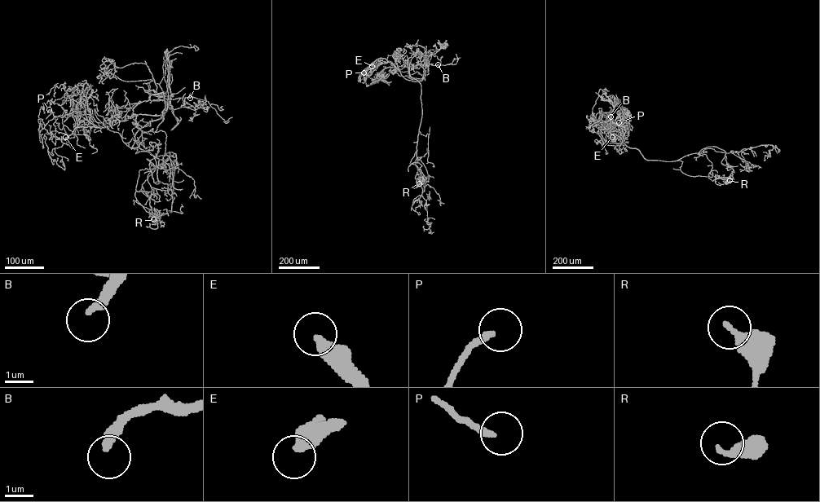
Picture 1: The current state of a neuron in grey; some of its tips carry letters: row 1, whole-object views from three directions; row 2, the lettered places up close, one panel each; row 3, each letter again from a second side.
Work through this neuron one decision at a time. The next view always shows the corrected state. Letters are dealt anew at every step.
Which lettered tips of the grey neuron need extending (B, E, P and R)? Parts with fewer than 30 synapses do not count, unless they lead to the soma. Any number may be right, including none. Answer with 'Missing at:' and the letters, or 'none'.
Missing at: B

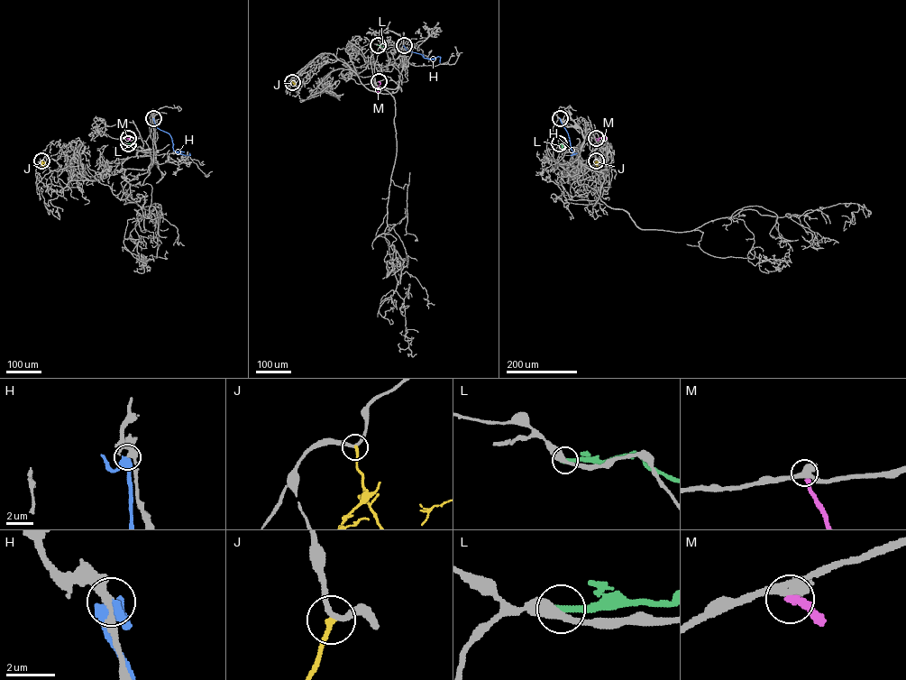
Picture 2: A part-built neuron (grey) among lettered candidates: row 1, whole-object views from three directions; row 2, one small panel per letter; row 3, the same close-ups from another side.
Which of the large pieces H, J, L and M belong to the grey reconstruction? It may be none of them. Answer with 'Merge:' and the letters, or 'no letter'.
Merge: no letter

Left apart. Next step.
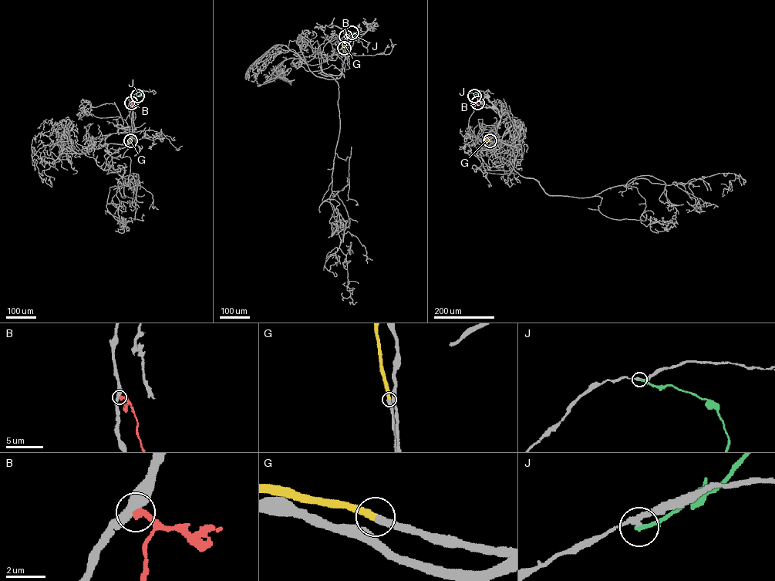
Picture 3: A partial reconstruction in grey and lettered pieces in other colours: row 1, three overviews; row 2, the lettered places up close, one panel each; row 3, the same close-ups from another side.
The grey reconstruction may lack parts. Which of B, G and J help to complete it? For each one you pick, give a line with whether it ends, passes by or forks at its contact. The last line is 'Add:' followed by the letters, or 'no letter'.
G: it ends
Add: G

